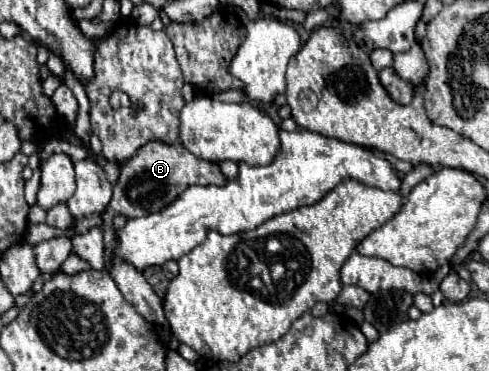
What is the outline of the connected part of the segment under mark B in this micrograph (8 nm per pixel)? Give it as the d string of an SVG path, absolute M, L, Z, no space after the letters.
M147 143L141 147L135 157L131 157L123 167L117 185L113 187L113 199L105 209L107 217L125 215L125 217L141 217L161 207L169 205L181 191L191 185L221 185L227 179L221 175L219 167L211 161L203 161L189 153L185 147L165 145L165 143Z

